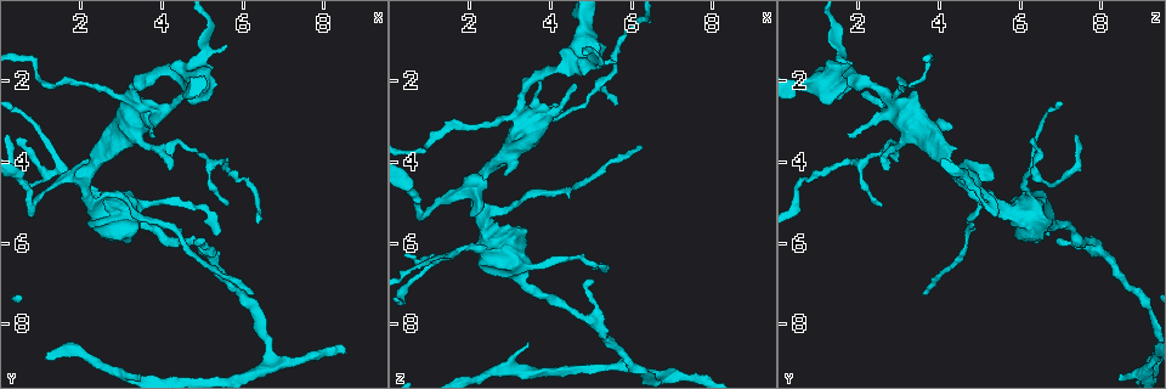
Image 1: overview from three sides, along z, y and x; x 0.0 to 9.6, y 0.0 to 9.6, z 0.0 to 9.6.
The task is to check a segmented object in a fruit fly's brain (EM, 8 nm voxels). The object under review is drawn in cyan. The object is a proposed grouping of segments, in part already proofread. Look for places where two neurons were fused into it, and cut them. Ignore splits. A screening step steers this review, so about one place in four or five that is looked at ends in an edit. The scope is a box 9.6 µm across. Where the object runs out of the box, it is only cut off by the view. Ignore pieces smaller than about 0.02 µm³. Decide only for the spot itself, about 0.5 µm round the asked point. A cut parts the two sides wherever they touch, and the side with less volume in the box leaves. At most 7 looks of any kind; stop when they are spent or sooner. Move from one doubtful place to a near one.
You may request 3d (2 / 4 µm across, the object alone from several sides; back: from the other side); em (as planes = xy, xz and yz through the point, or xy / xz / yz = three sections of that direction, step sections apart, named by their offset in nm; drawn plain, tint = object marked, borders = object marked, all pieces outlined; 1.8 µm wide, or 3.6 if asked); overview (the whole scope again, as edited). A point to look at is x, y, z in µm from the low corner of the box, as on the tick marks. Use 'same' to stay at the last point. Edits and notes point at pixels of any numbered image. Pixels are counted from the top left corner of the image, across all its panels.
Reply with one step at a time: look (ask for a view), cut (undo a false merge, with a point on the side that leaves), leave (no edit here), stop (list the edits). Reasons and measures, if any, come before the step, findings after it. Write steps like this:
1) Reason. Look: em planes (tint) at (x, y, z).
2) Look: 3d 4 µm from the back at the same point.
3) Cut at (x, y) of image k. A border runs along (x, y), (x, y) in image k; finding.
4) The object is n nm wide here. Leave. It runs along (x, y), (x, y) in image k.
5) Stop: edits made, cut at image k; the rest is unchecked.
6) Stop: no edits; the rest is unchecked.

Sharp bend. Look: em planes (borders) at (4.65, 1.80, 1.55).

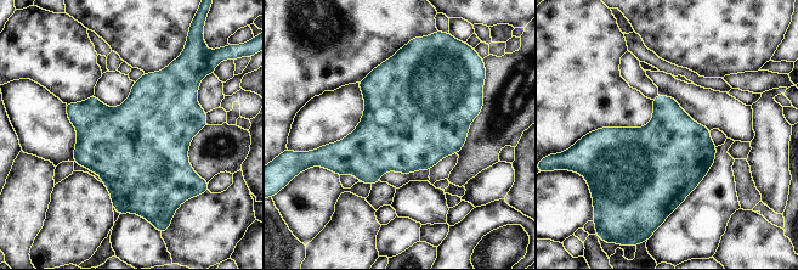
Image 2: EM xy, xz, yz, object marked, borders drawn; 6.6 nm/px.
The object is 500 nm wide here. Leave. Continuous, no second neuron.

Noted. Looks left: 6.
Look: 3d 4 µm at (3.45, 3.40, 3.20).

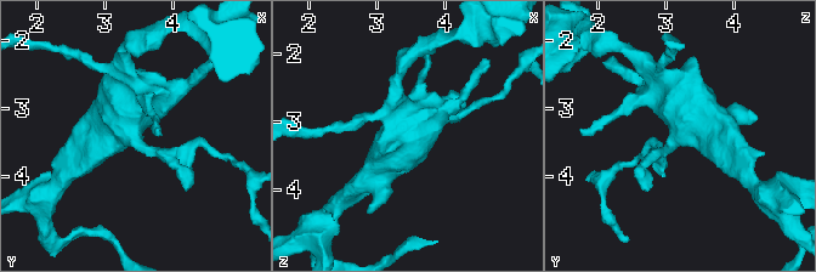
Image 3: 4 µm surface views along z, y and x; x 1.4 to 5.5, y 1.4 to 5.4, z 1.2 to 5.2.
Look: em 3.6 µm yz step 8 (tint) at (3.35, 3.40, 3.20).

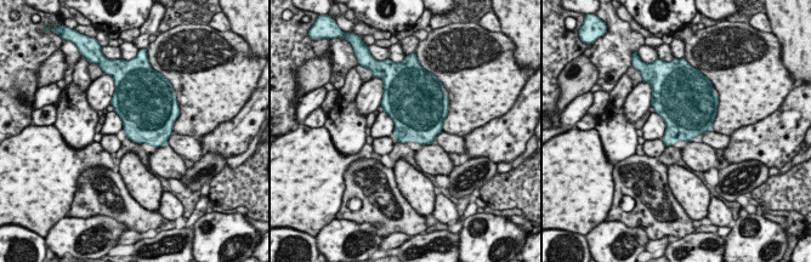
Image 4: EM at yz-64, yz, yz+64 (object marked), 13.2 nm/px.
Leave. One neuron here.

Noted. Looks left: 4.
Two arms in line, one across. Look: em planes (tint) at (1.65, 4.15, 6.20).

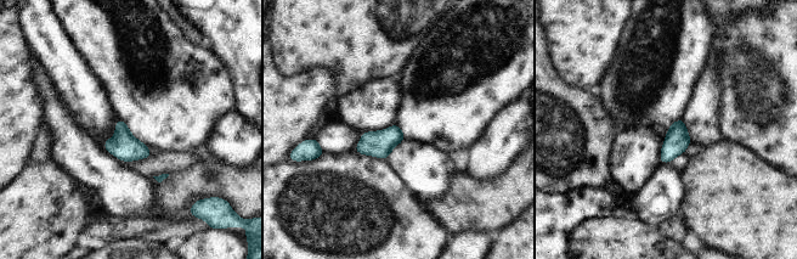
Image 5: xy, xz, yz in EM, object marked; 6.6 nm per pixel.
The object is 160 nm wide here. Leave. Continuous, no second neuron.

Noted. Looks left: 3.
Stop: no edits; the rest is unchecked.

